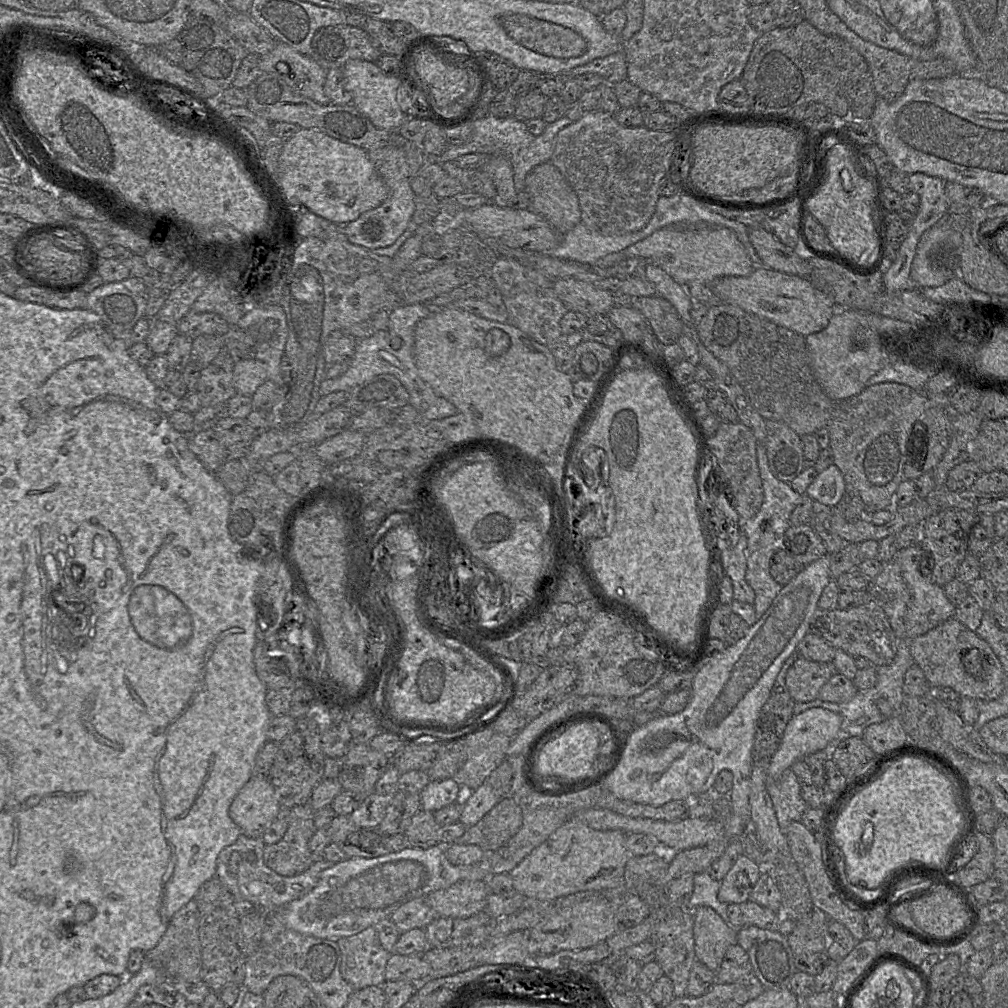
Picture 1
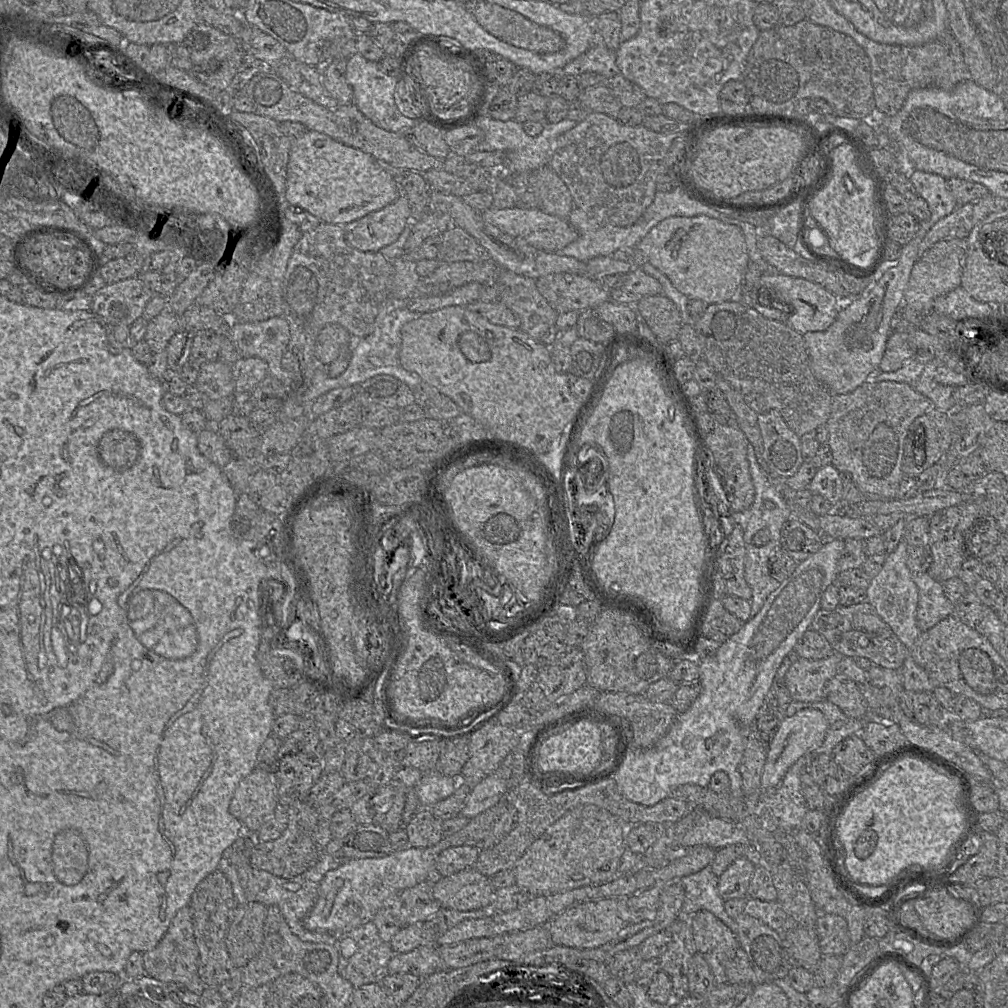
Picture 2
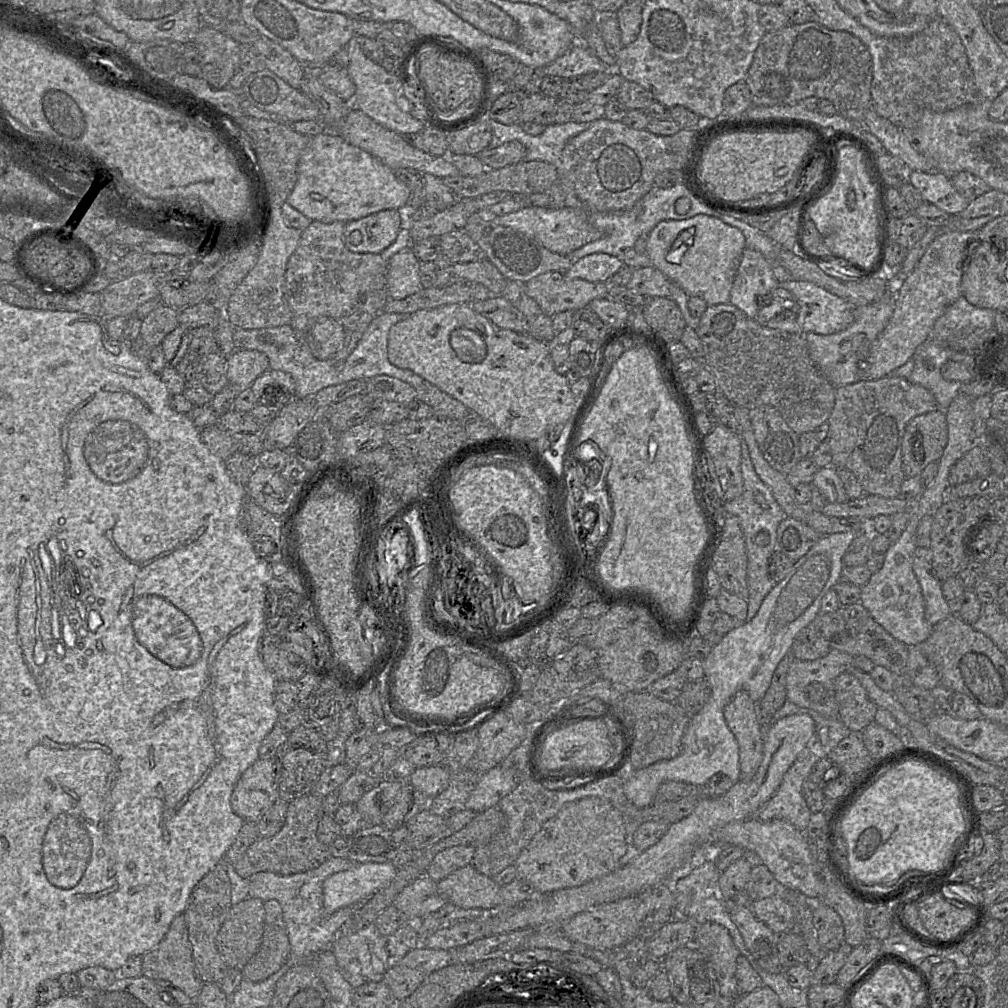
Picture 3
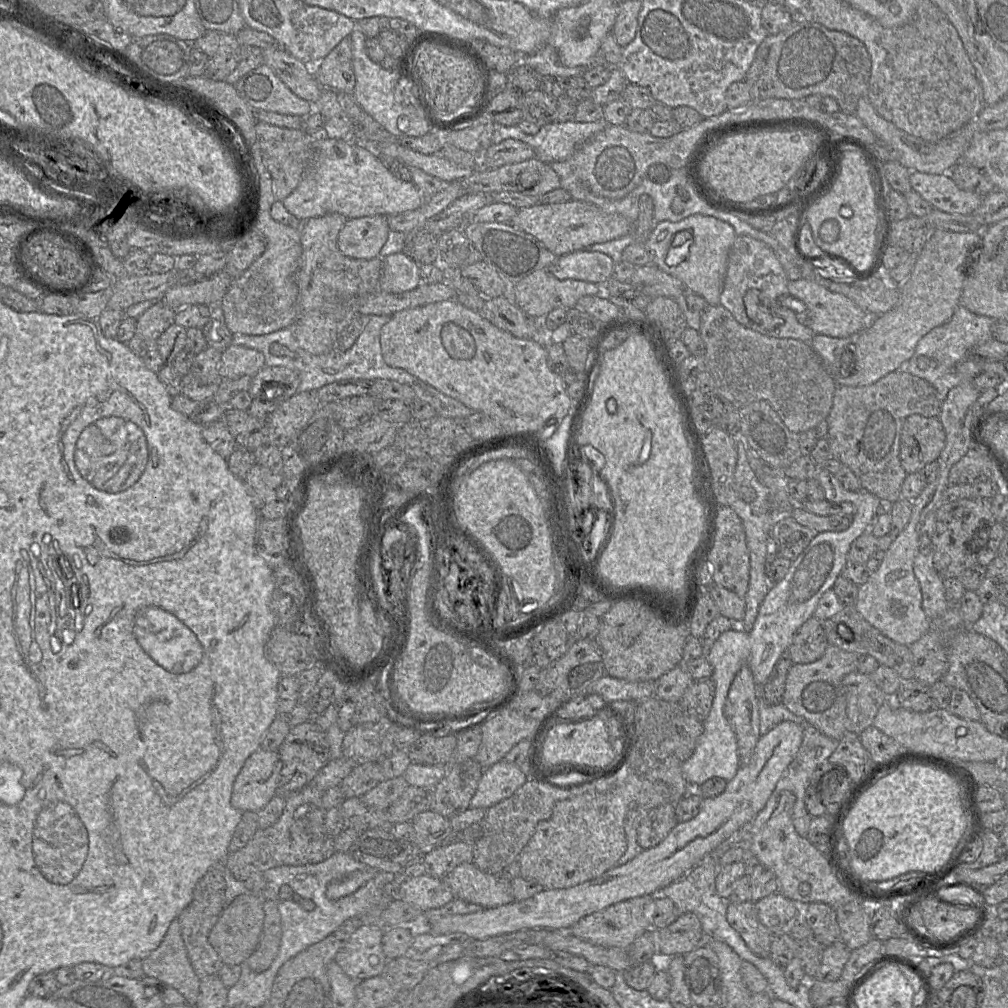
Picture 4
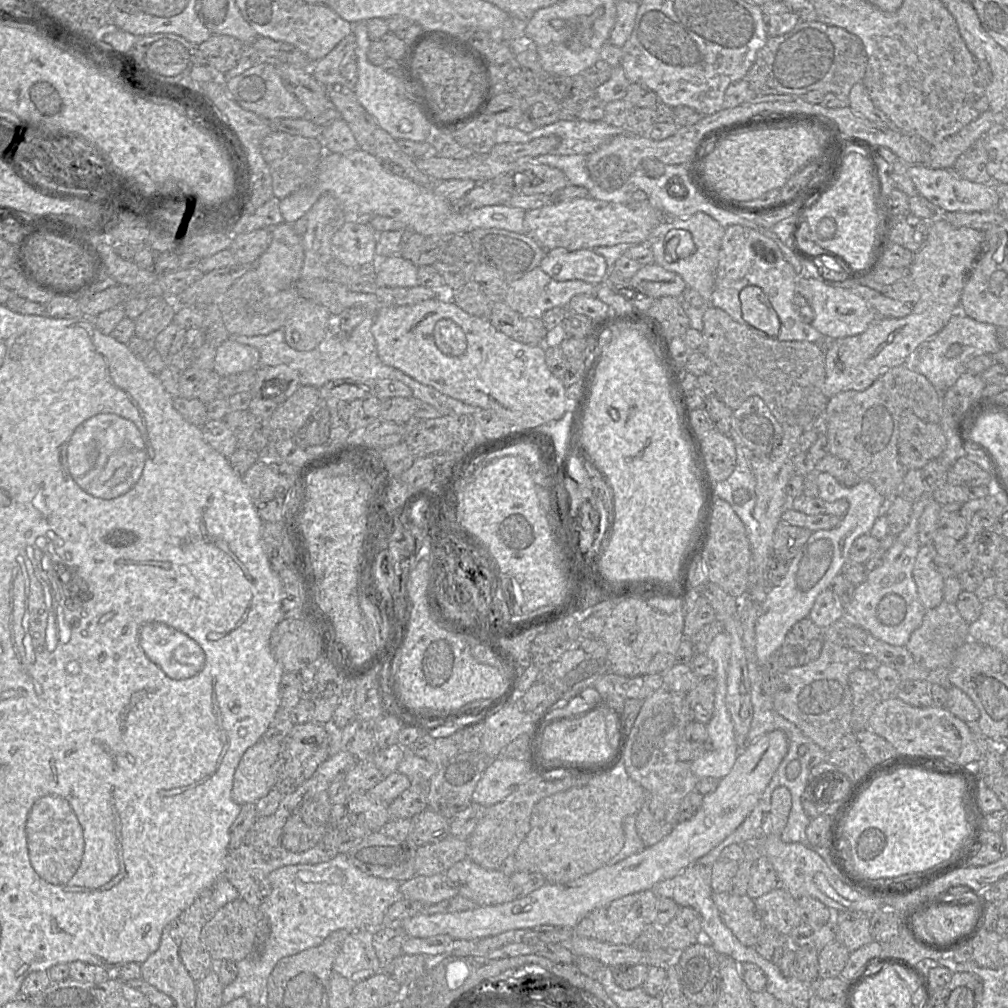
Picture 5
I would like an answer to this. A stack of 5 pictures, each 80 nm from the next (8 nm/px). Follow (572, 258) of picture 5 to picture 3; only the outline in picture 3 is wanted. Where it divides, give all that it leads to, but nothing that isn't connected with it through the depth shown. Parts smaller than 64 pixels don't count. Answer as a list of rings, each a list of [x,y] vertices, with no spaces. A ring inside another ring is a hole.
[[[593,253],[573,261],[569,269],[561,273],[568,278],[609,283],[611,276],[623,265],[623,262],[615,256]]]

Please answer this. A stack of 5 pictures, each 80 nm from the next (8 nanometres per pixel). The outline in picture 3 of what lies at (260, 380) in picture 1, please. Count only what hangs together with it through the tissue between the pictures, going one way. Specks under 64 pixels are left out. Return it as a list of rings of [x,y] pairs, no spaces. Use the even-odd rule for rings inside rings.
[[[236,349],[226,359],[226,374],[231,384],[250,388],[269,369],[269,359],[257,350]]]

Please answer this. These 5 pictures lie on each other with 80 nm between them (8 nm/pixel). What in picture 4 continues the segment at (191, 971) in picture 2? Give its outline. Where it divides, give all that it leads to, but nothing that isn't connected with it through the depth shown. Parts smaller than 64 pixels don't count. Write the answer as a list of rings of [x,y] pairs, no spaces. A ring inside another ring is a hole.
[[[174,919],[169,925],[160,946],[142,961],[142,968],[144,976],[158,979],[165,985],[176,989],[184,996],[188,1006],[195,1006],[201,981],[195,974],[188,958],[178,919]]]

